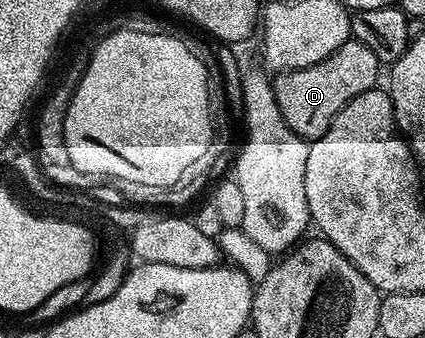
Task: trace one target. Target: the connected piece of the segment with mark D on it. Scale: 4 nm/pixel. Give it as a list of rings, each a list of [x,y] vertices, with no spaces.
[[[353,40],[340,44],[332,56],[308,68],[282,72],[273,79],[274,99],[286,125],[307,140],[324,136],[332,120],[356,96],[379,85],[380,63],[371,49]]]

